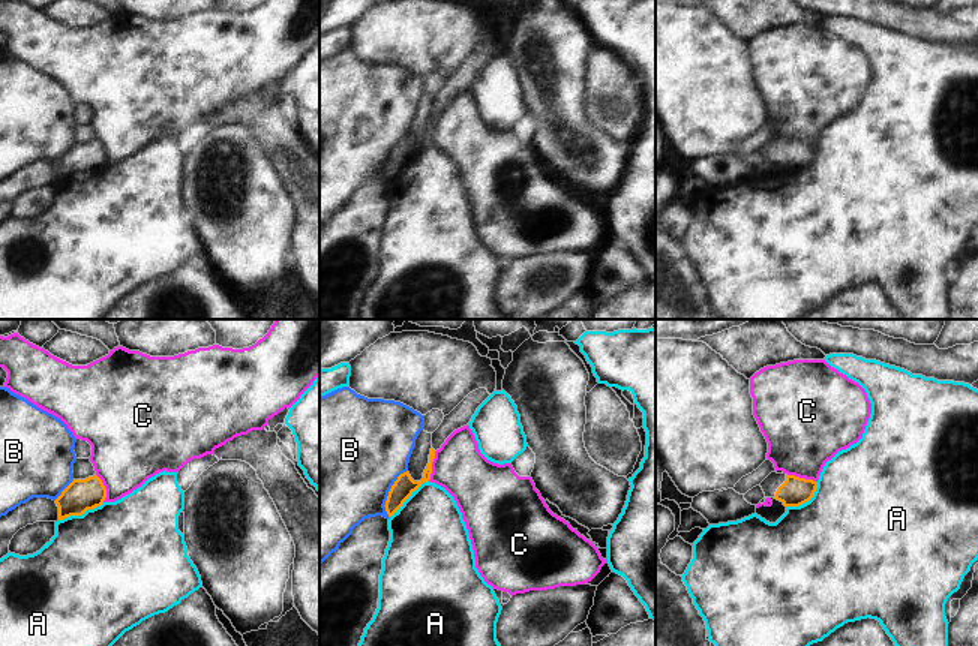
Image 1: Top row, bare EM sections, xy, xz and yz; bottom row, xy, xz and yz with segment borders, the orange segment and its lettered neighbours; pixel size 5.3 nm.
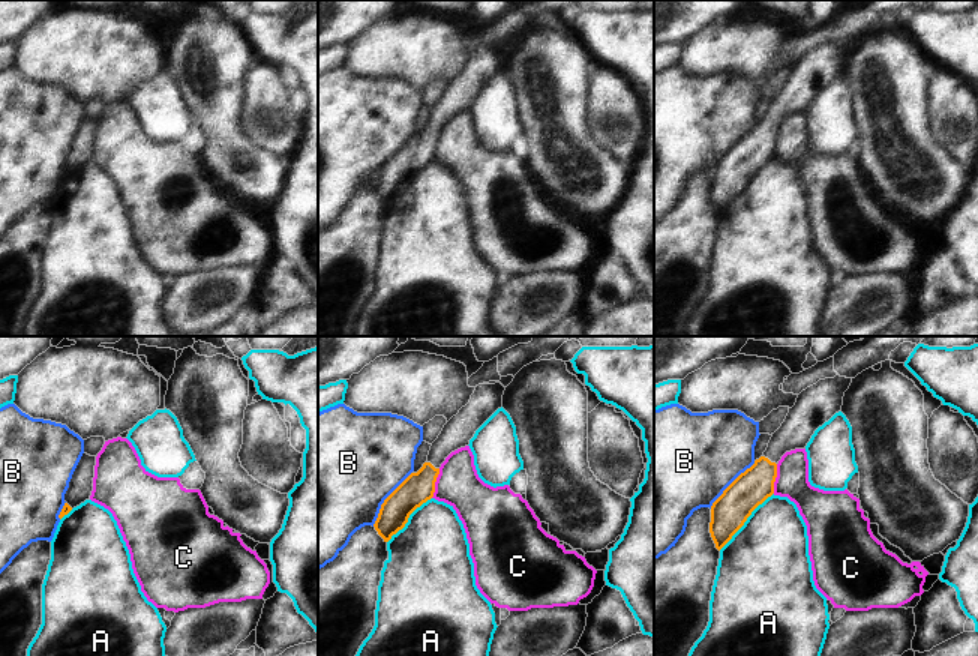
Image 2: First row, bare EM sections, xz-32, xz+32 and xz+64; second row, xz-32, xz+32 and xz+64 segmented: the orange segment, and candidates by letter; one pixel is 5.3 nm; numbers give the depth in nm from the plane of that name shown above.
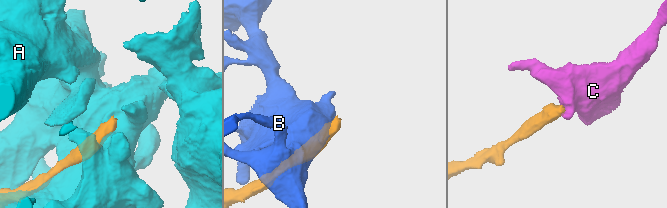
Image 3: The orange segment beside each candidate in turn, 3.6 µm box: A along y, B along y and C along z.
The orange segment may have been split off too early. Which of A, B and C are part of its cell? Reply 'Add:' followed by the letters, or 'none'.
Add: none

